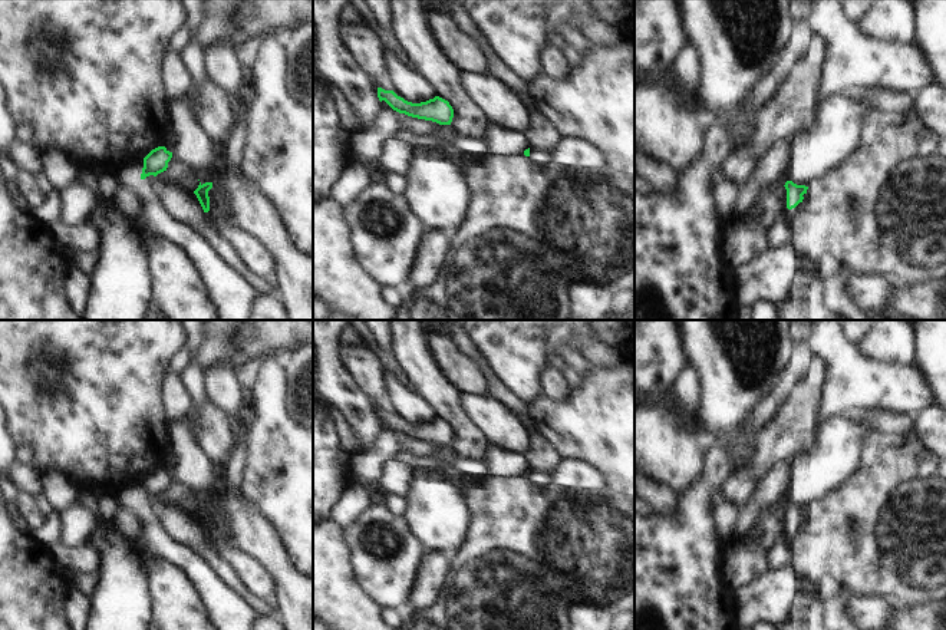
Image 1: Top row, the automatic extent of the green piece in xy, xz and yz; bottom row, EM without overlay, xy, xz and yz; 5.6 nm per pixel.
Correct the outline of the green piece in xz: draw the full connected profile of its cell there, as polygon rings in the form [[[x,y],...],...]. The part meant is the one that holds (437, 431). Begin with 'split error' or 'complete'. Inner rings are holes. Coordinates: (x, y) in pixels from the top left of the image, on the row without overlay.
complete; [[[378,409],[379,422],[385,422],[393,432],[412,439],[432,442],[439,446],[451,446],[454,431],[448,422],[435,418],[426,423],[412,425],[398,418],[393,412]]]

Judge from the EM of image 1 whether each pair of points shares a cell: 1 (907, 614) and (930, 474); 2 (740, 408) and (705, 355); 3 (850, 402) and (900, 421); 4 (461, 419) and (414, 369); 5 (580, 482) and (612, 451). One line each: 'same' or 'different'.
1: different
2: same
3: different
4: same
5: different

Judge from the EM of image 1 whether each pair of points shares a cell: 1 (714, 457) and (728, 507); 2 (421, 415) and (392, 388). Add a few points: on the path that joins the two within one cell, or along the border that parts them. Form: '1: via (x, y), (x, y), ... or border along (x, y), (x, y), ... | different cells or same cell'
1: border along (719, 487), (711, 501), (714, 521) | different cells
2: via (414, 409), (399, 395) | same cell

